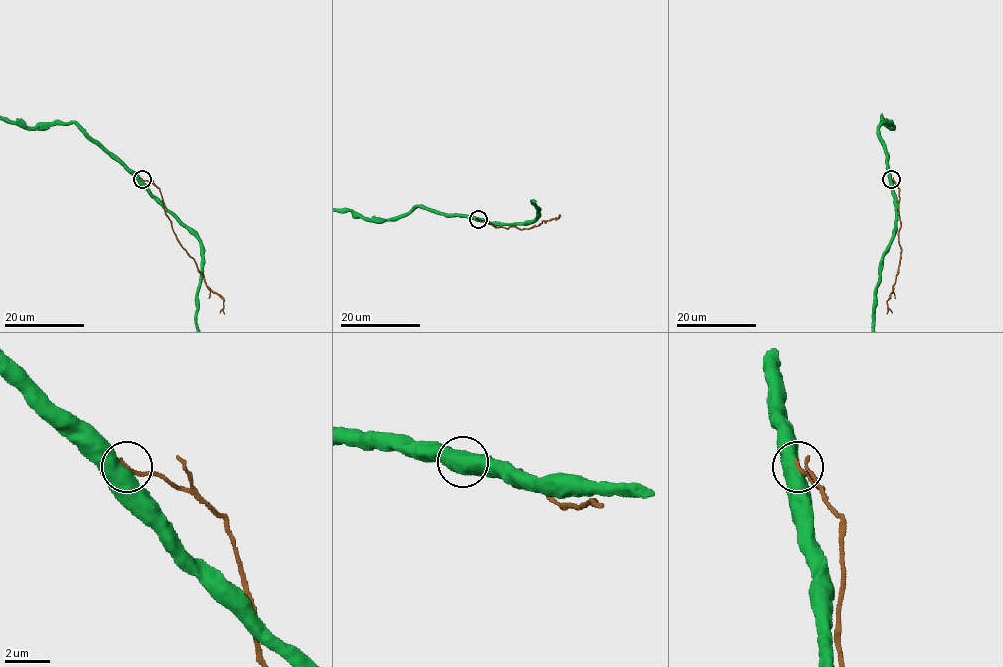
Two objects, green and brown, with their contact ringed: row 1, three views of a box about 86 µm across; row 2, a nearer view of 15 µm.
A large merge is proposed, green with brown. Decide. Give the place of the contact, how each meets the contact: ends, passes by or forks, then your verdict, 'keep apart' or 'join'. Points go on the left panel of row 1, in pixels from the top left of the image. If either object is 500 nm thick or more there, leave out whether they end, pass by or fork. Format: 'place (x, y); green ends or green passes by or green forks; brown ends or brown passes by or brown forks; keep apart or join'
place (142, 179); keep apart

